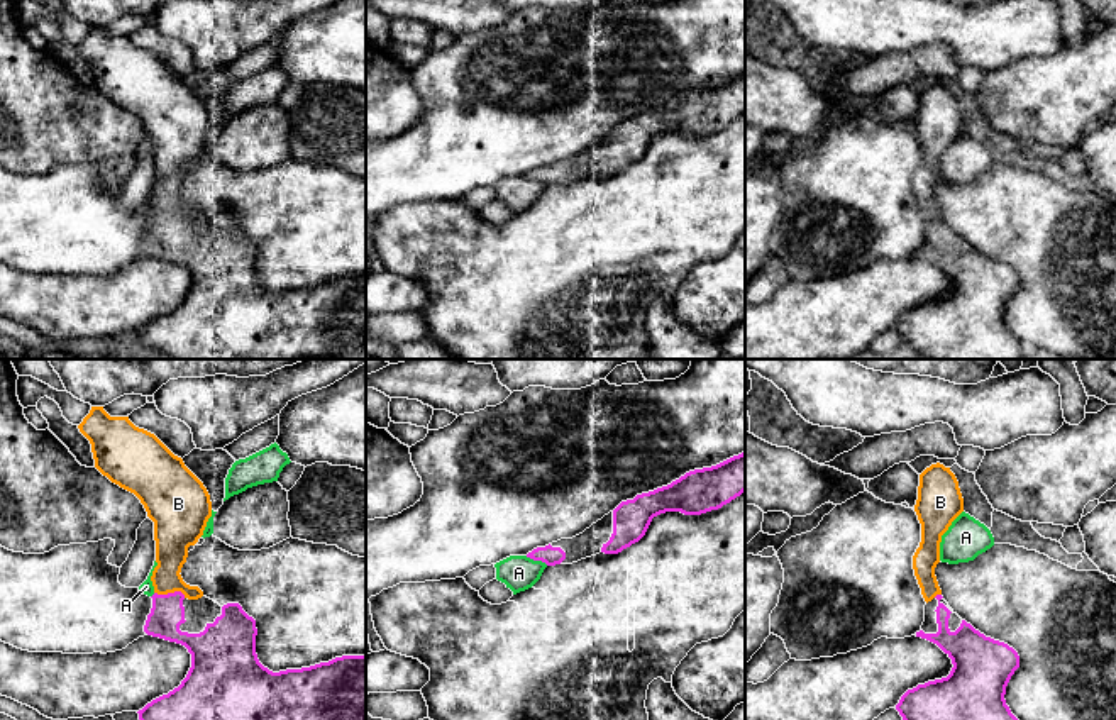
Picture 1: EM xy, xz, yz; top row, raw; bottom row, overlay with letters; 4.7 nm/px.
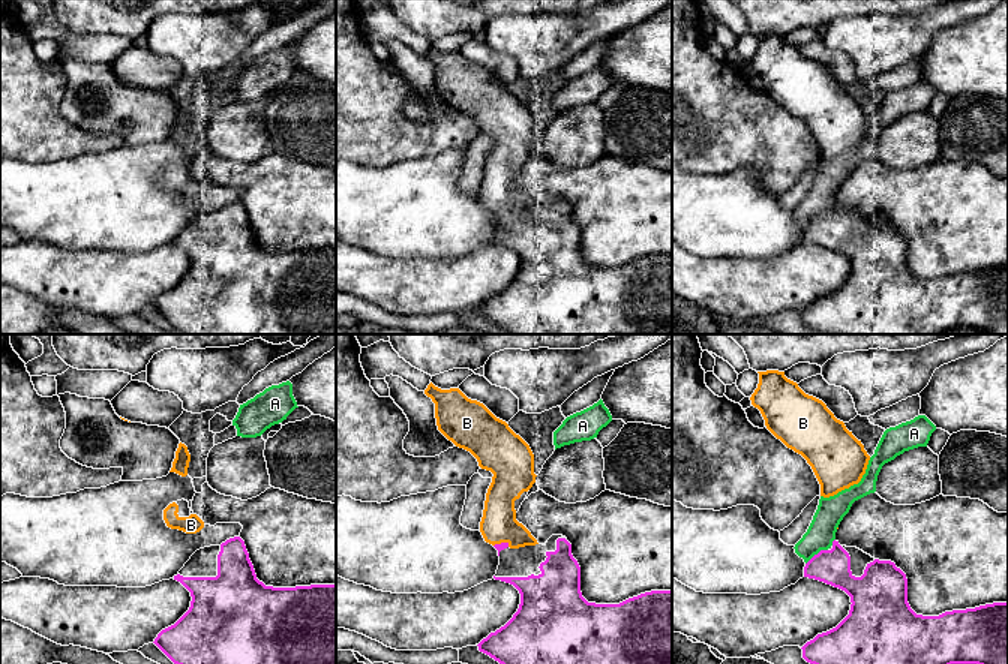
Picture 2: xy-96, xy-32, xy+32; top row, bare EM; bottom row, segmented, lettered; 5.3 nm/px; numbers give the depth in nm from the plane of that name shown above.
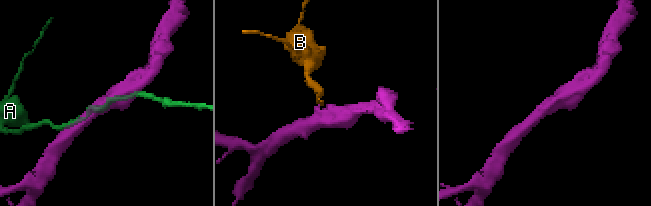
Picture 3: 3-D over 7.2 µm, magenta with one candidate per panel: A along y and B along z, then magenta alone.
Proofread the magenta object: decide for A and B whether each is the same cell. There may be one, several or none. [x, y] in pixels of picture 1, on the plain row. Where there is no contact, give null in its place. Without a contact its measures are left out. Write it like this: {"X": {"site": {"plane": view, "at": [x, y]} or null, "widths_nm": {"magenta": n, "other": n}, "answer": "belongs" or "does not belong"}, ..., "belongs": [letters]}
{"A": {"site": {"plane": "xz", "at": [537, 180]}, "widths_nm": {"magenta": 90, "other": 170}, "answer": "does not belong"}, "B": {"site": {"plane": "xy", "at": [170, 214]}, "widths_nm": {"magenta": 160, "other": 160}, "answer": "belongs"}, "belongs": ["B"]}

